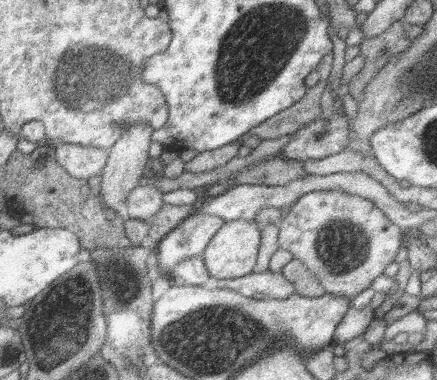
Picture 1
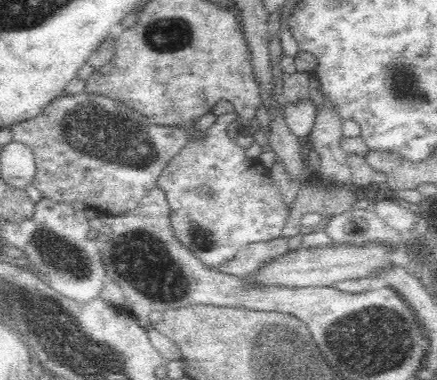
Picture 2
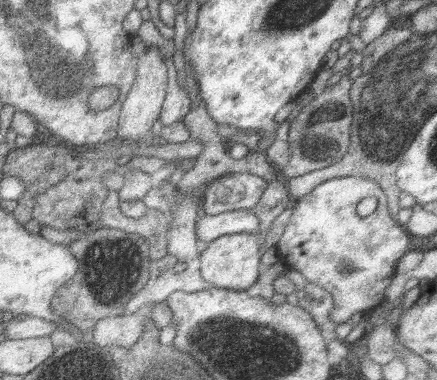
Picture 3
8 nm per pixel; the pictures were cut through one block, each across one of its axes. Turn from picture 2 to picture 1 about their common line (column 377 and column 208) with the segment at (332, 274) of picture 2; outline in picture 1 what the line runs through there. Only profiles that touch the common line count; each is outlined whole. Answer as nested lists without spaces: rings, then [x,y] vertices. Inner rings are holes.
[[[249,220],[227,222],[221,228],[221,232],[213,238],[213,242],[209,244],[209,248],[205,252],[207,268],[209,268],[209,272],[211,272],[213,278],[221,278],[221,280],[223,278],[249,276],[259,266],[261,248],[263,248],[263,232],[261,232],[261,228],[259,228],[257,222],[249,222]]]

